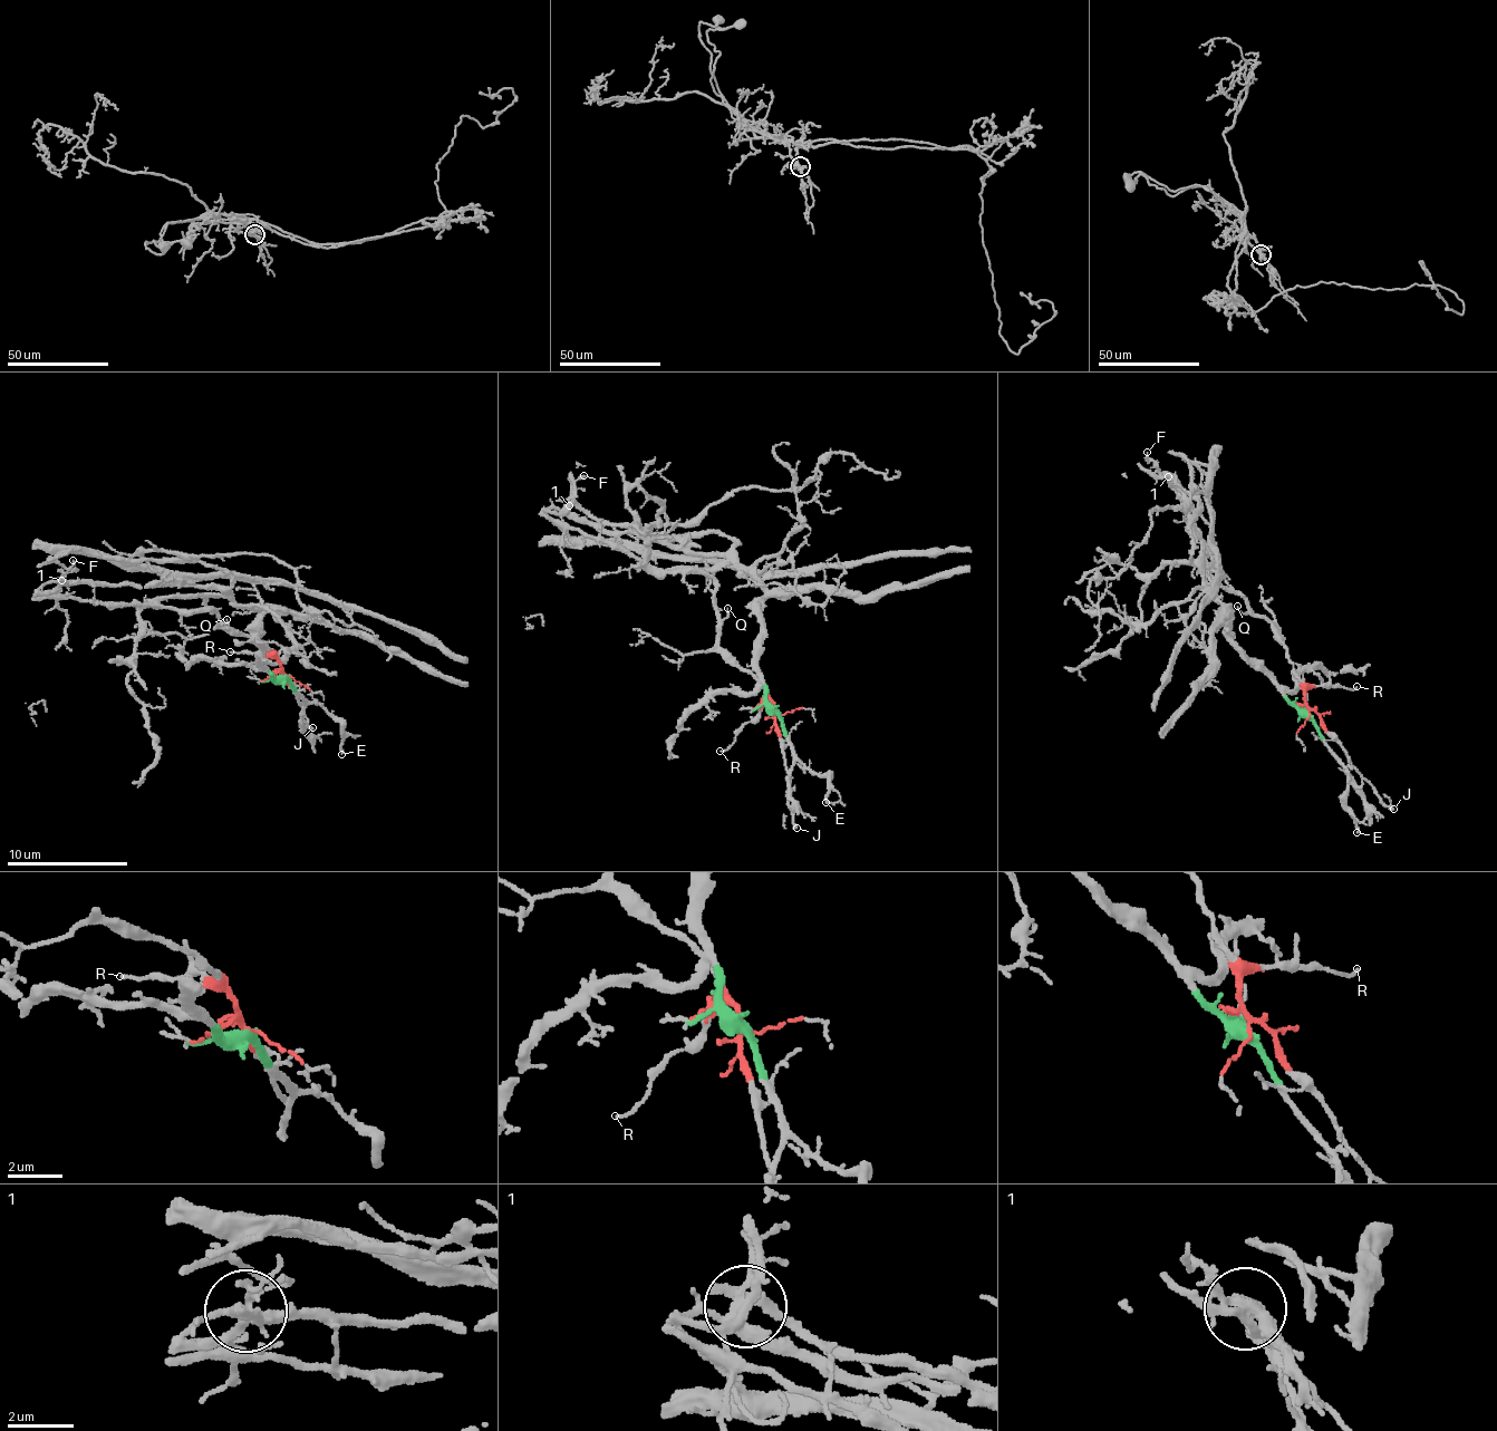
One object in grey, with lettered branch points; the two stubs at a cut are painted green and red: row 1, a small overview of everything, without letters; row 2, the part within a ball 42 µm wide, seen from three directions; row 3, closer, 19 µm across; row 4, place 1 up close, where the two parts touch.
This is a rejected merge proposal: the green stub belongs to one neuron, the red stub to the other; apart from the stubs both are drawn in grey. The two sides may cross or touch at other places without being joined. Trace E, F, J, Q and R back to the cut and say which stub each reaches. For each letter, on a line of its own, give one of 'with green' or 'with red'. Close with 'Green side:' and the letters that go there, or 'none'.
E: with green
F: with green
J: with red
Q: with red
R: with red
Green side: E, F

